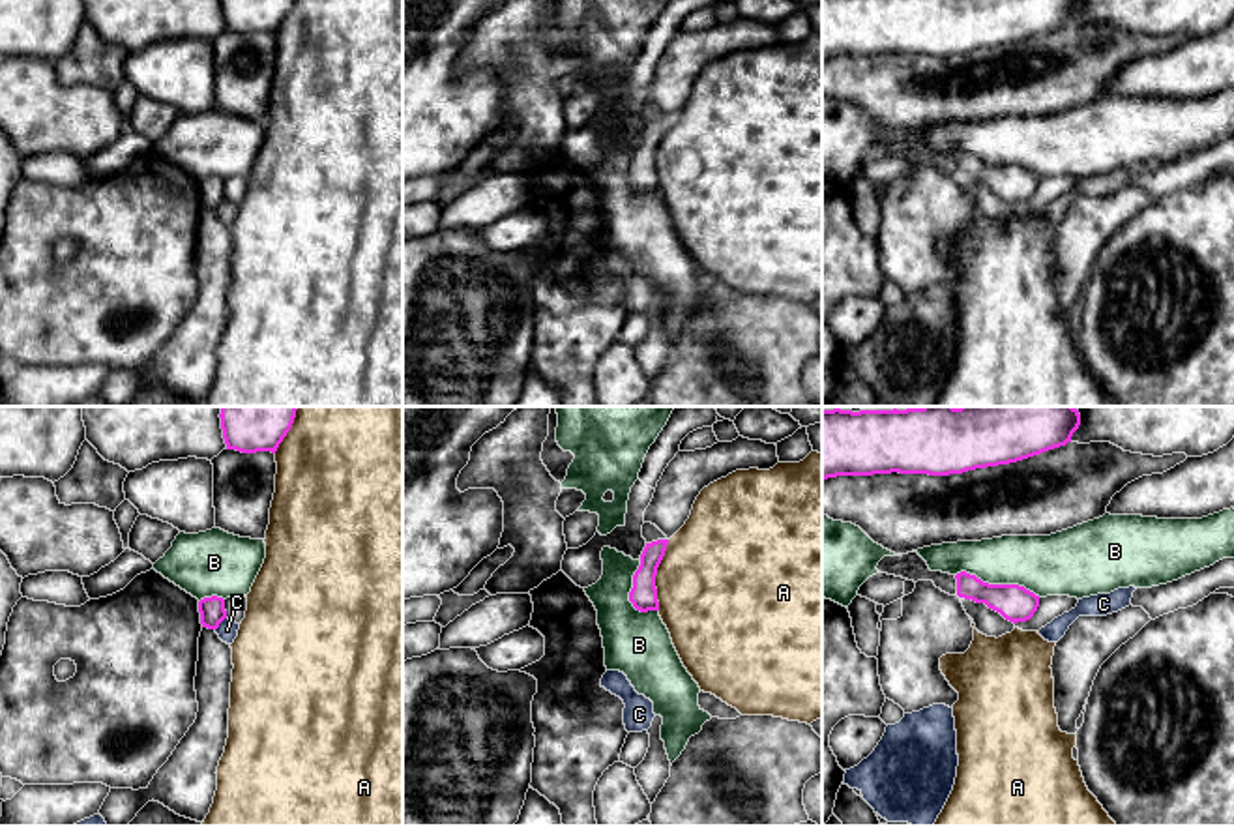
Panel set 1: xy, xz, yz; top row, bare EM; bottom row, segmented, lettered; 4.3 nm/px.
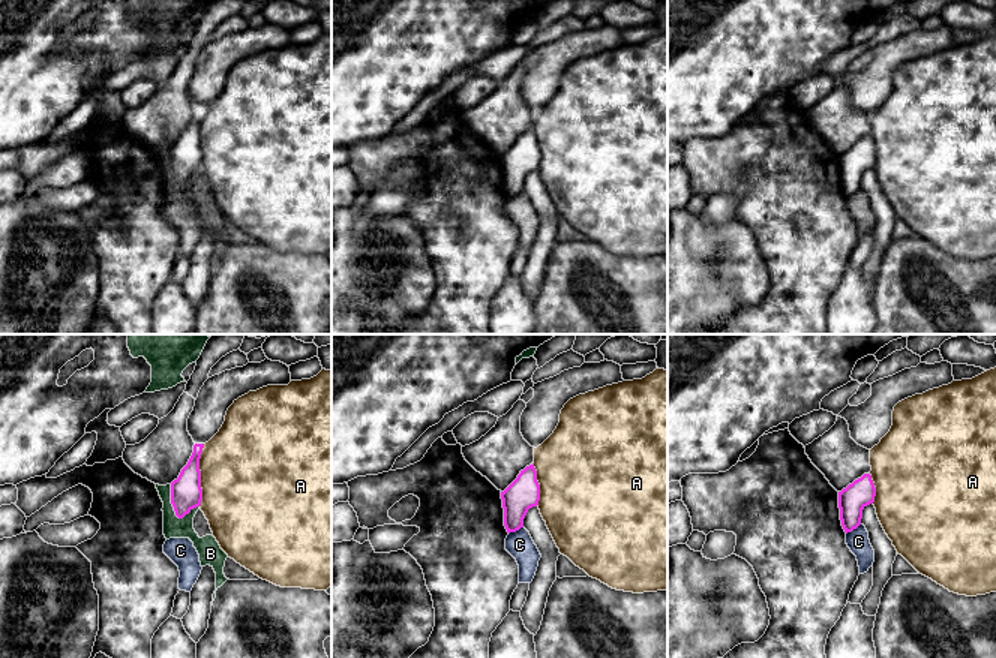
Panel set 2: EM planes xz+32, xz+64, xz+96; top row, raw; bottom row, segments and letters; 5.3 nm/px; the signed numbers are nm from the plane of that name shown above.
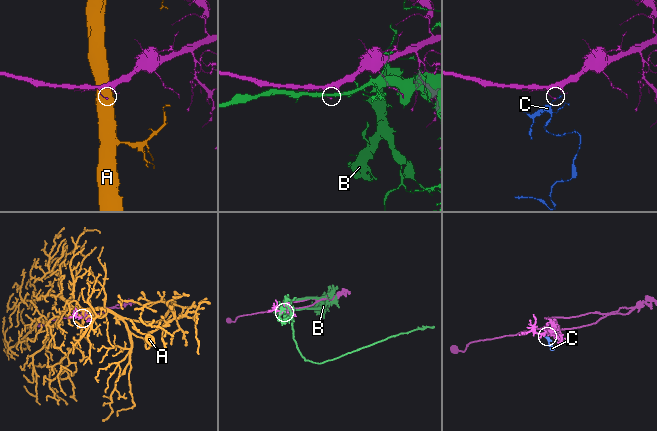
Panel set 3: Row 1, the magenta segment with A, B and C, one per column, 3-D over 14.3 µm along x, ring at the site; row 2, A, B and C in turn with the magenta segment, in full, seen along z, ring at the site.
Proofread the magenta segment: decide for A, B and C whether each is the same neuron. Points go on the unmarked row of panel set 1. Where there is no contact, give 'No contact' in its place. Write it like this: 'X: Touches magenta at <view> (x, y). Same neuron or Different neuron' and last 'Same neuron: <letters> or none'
A: Touches magenta at xz (656, 154). Different neuron
B: Touches magenta at yz (998, 165). Different neuron
C: Touches magenta at xy (220, 203). Different neuron
Same neuron: none

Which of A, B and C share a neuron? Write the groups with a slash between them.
A / B / C

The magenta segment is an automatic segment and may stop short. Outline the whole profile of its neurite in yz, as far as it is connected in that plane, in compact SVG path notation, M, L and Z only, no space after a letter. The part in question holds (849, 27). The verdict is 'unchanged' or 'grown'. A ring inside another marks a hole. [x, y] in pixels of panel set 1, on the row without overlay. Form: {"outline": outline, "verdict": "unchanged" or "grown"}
{"outline": "M822 0L822 60L873 54L949 56L1017 43L1065 26L1080 0Z", "verdict": "unchanged"}

